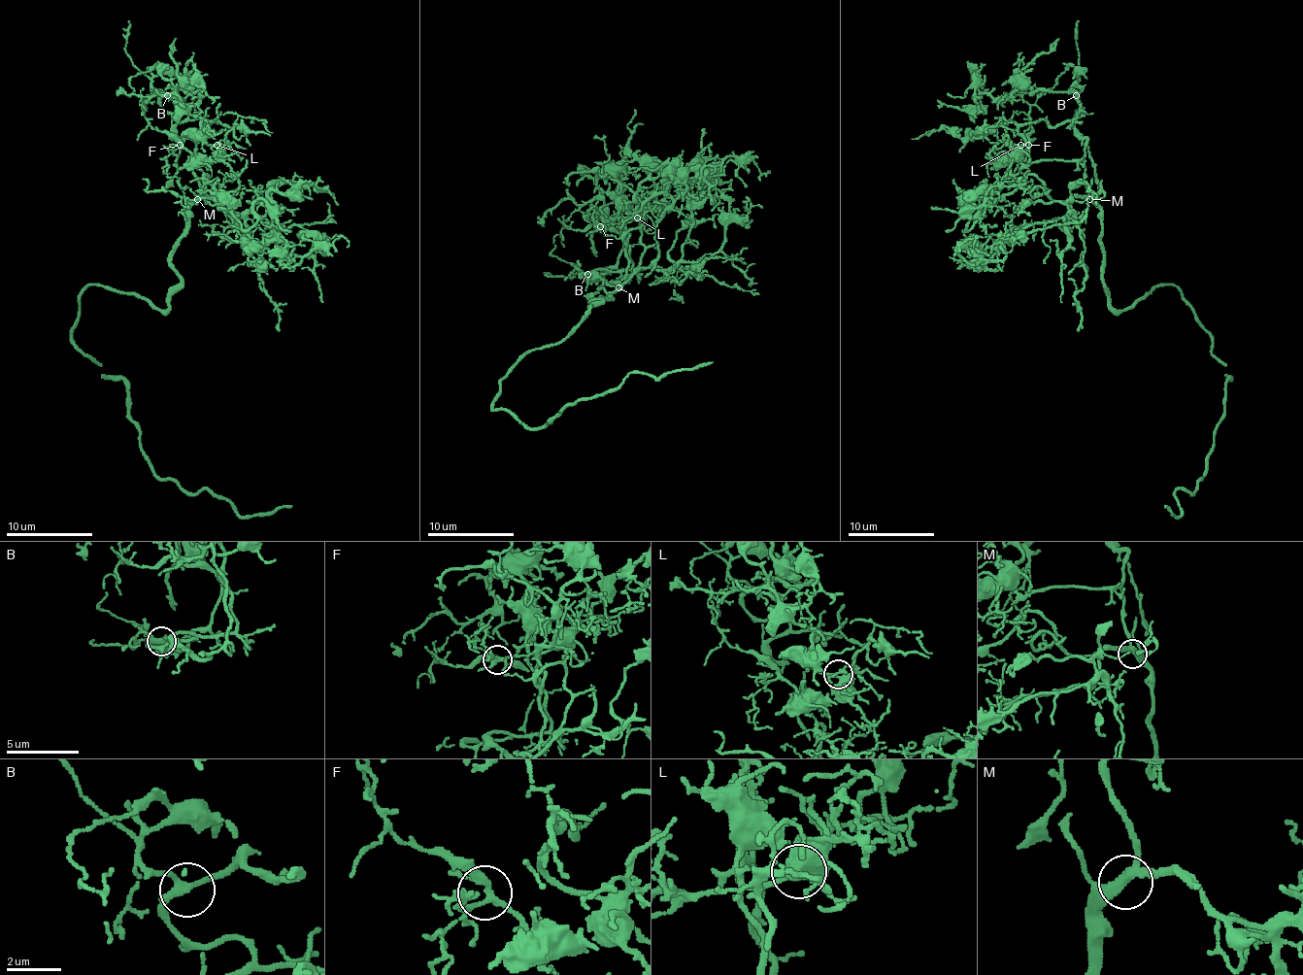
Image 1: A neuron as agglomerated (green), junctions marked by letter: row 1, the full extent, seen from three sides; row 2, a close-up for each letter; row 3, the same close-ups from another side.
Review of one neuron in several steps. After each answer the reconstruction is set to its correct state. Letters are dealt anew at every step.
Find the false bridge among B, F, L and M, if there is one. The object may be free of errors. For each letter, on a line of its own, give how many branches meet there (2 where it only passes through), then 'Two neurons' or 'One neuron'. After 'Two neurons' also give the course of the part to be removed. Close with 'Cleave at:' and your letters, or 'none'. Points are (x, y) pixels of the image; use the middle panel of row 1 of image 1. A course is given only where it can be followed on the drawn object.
B: Branches: 3. One neuron
F: Branches: 4. One neuron
L: Branches: 3. One neuron
M: Branches: 3. One neuron
Cleave at: none

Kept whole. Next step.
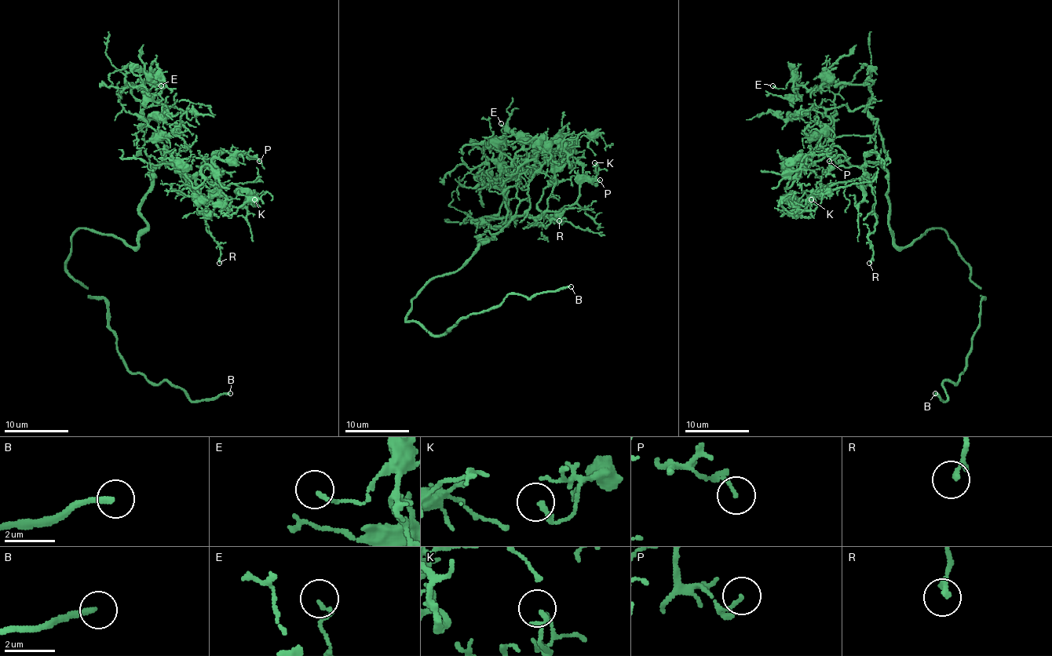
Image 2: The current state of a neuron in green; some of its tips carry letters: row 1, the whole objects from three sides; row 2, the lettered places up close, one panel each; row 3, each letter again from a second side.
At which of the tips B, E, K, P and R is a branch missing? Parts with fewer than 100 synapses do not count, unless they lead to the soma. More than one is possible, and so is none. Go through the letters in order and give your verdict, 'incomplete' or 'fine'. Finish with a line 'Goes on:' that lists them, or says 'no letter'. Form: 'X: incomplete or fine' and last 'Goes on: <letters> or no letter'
B: incomplete
E: fine
K: fine
P: fine
R: fine
Goes on: B

